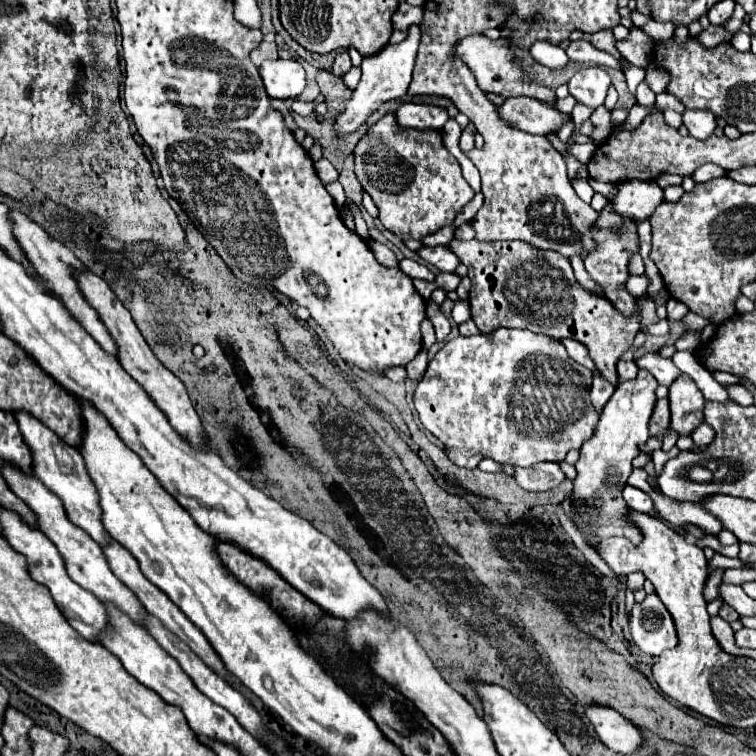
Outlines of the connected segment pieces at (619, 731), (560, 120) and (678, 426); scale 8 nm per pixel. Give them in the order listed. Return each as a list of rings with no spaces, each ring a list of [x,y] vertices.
[[[586,704],[584,708],[586,718],[592,722],[598,738],[610,750],[618,754],[632,754],[640,746],[642,736],[638,728],[622,714],[618,714],[614,708],[604,704]]]
[[[528,96],[506,98],[506,102],[500,106],[500,112],[516,128],[538,136],[548,136],[550,132],[560,130],[572,118],[570,114],[560,112],[554,104],[544,104]]]
[[[682,374],[678,380],[674,380],[668,390],[672,412],[670,428],[674,428],[678,434],[690,434],[702,422],[702,410],[706,400],[688,374]]]

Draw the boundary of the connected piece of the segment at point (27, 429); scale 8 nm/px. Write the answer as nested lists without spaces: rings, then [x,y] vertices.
[[[14,412],[14,416],[18,416],[18,426],[22,428],[22,438],[26,440],[26,444],[30,444],[30,450],[34,450],[36,478],[42,480],[42,484],[62,500],[68,520],[72,524],[86,530],[100,546],[108,546],[112,538],[102,524],[100,494],[96,490],[94,480],[90,478],[90,474],[86,470],[82,454],[74,446],[68,446],[66,442],[58,440],[58,436],[54,432],[50,432],[50,428],[46,428],[42,422],[38,422],[34,416],[30,416],[26,412]]]

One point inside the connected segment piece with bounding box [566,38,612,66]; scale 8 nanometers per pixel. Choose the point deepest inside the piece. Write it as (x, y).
(580, 50)

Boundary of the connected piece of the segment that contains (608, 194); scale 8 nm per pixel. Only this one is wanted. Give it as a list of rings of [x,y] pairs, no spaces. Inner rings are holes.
[[[590,180],[590,185],[595,192],[598,192],[608,199],[614,198],[618,192],[618,184],[603,183],[596,180]]]

